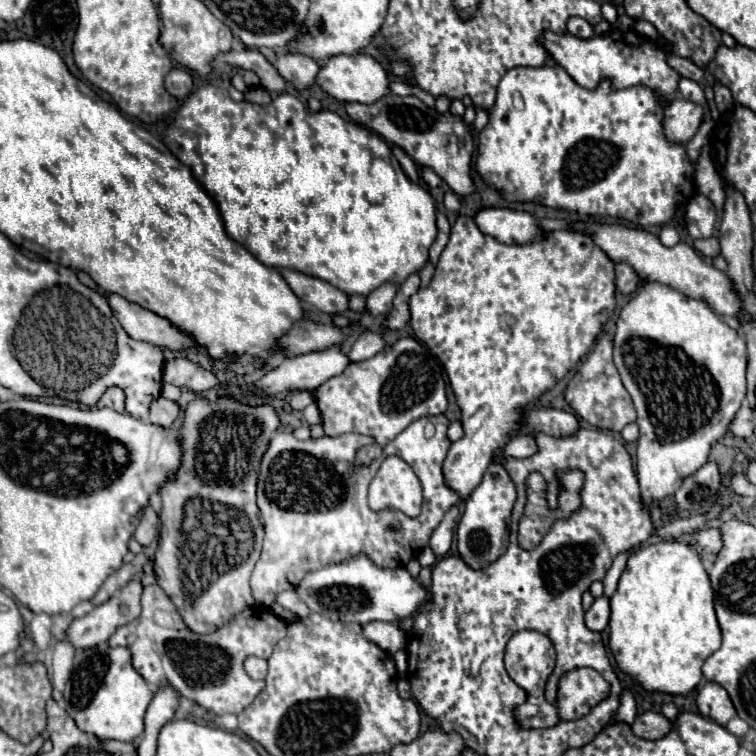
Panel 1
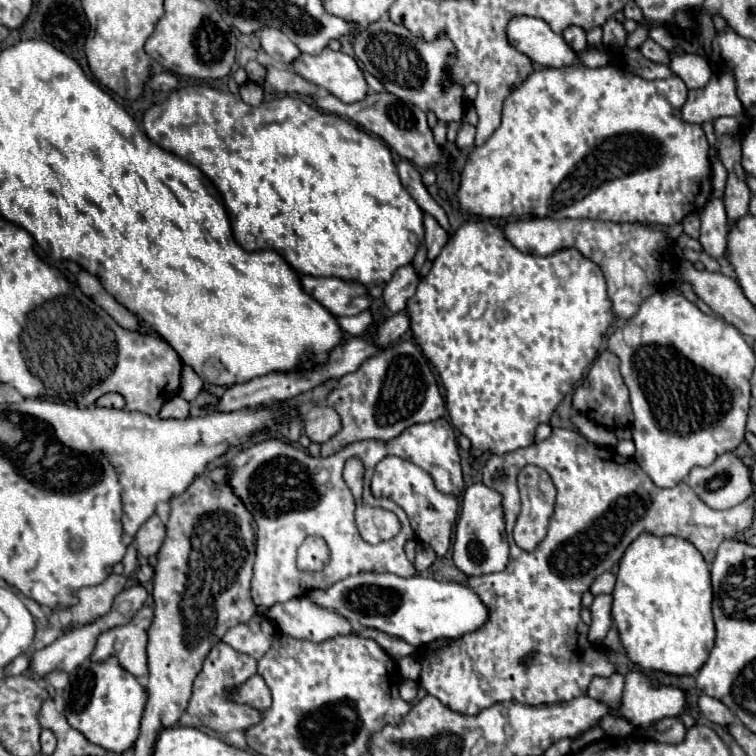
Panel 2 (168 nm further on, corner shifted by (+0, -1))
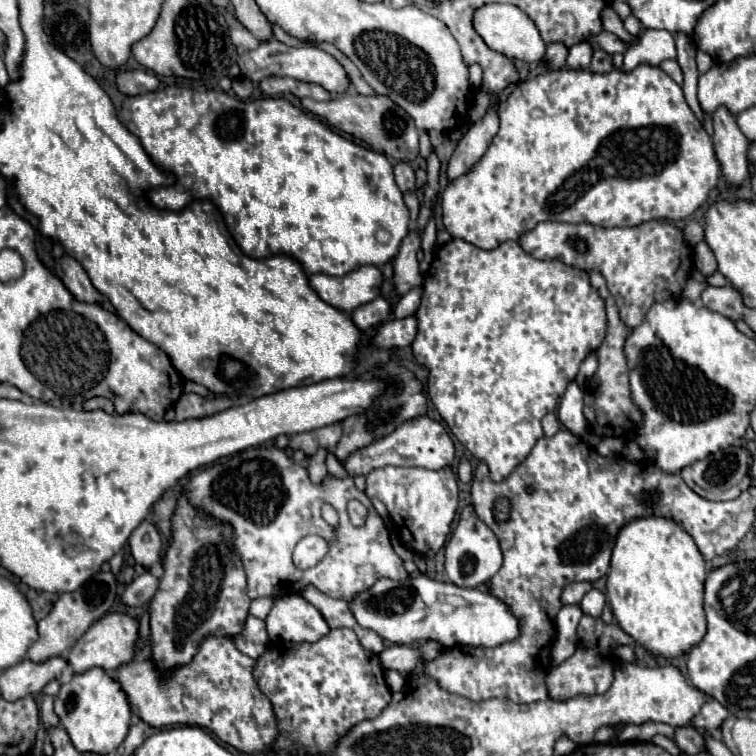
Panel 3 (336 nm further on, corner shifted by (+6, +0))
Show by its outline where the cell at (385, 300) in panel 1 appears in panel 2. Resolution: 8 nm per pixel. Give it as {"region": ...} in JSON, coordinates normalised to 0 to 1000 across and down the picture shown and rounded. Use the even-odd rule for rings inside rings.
{"region":[[[540,348],[529,353],[516,374],[508,380],[508,401],[519,414],[529,414],[537,409],[537,398],[550,388],[550,380],[556,374],[556,364],[550,361],[548,351]]]}

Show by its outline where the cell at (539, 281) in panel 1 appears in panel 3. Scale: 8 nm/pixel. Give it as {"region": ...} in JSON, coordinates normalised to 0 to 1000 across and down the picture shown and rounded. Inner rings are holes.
{"region":[[[601,315],[601,317],[590,320],[587,325],[579,328],[579,333],[577,333],[577,339],[574,339],[566,360],[561,362],[558,381],[561,381],[558,399],[556,399],[556,407],[548,415],[550,423],[553,423],[553,442],[550,442],[548,452],[545,452],[545,466],[548,466],[548,474],[558,484],[563,484],[569,489],[569,497],[566,497],[566,524],[574,532],[577,542],[582,545],[582,550],[587,553],[587,558],[593,561],[595,571],[616,590],[616,595],[624,603],[630,603],[632,608],[638,608],[638,611],[646,614],[646,619],[648,619],[648,635],[664,638],[701,601],[701,595],[709,587],[709,582],[720,577],[714,556],[720,553],[720,548],[733,545],[738,540],[738,532],[741,532],[746,516],[751,513],[754,505],[759,505],[759,500],[762,500],[762,495],[765,495],[767,481],[772,479],[772,474],[780,466],[786,466],[794,458],[794,452],[799,450],[799,442],[802,442],[802,407],[799,407],[799,397],[791,389],[791,384],[780,376],[775,360],[759,357],[759,354],[749,352],[741,344],[728,344],[728,347],[709,344],[701,336],[696,336],[685,325],[685,320],[677,320],[677,317],[664,320],[653,331],[632,328],[632,325],[627,325],[627,323],[616,320],[616,317],[608,317],[608,315]]]}

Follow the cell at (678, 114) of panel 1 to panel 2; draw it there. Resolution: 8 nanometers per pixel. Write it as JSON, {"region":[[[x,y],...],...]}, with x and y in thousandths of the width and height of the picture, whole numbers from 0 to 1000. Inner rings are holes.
{"region":[[[966,97],[942,99],[931,118],[910,123],[910,134],[902,144],[902,155],[910,163],[929,165],[958,152],[981,149],[981,134],[974,126],[974,104]]]}

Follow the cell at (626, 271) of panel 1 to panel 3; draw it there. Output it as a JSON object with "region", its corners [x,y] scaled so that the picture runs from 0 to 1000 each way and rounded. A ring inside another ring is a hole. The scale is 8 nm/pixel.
{"region":[[[728,291],[693,307],[685,323],[712,344],[743,344],[775,360],[794,360],[815,397],[820,423],[833,434],[852,423],[865,399],[897,394],[915,360],[915,336],[902,304],[876,291],[860,291],[841,302],[796,302],[778,294],[749,296]]]}

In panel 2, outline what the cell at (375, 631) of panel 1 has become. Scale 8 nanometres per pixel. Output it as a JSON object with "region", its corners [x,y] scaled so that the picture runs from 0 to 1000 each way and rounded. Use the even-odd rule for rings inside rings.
{"region":[[[407,787],[365,798],[354,808],[354,819],[381,843],[426,851],[444,840],[471,837],[460,819],[418,800]]]}

